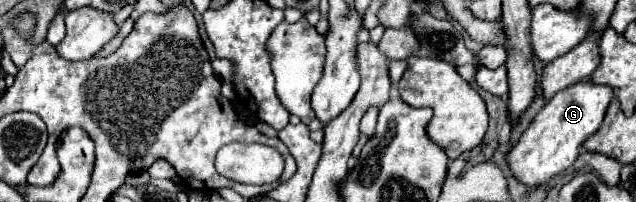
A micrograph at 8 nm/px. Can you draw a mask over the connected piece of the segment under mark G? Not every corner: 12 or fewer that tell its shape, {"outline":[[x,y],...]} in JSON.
{"outline":[[591,80],[557,92],[507,154],[539,186],[575,164],[613,88]]}

